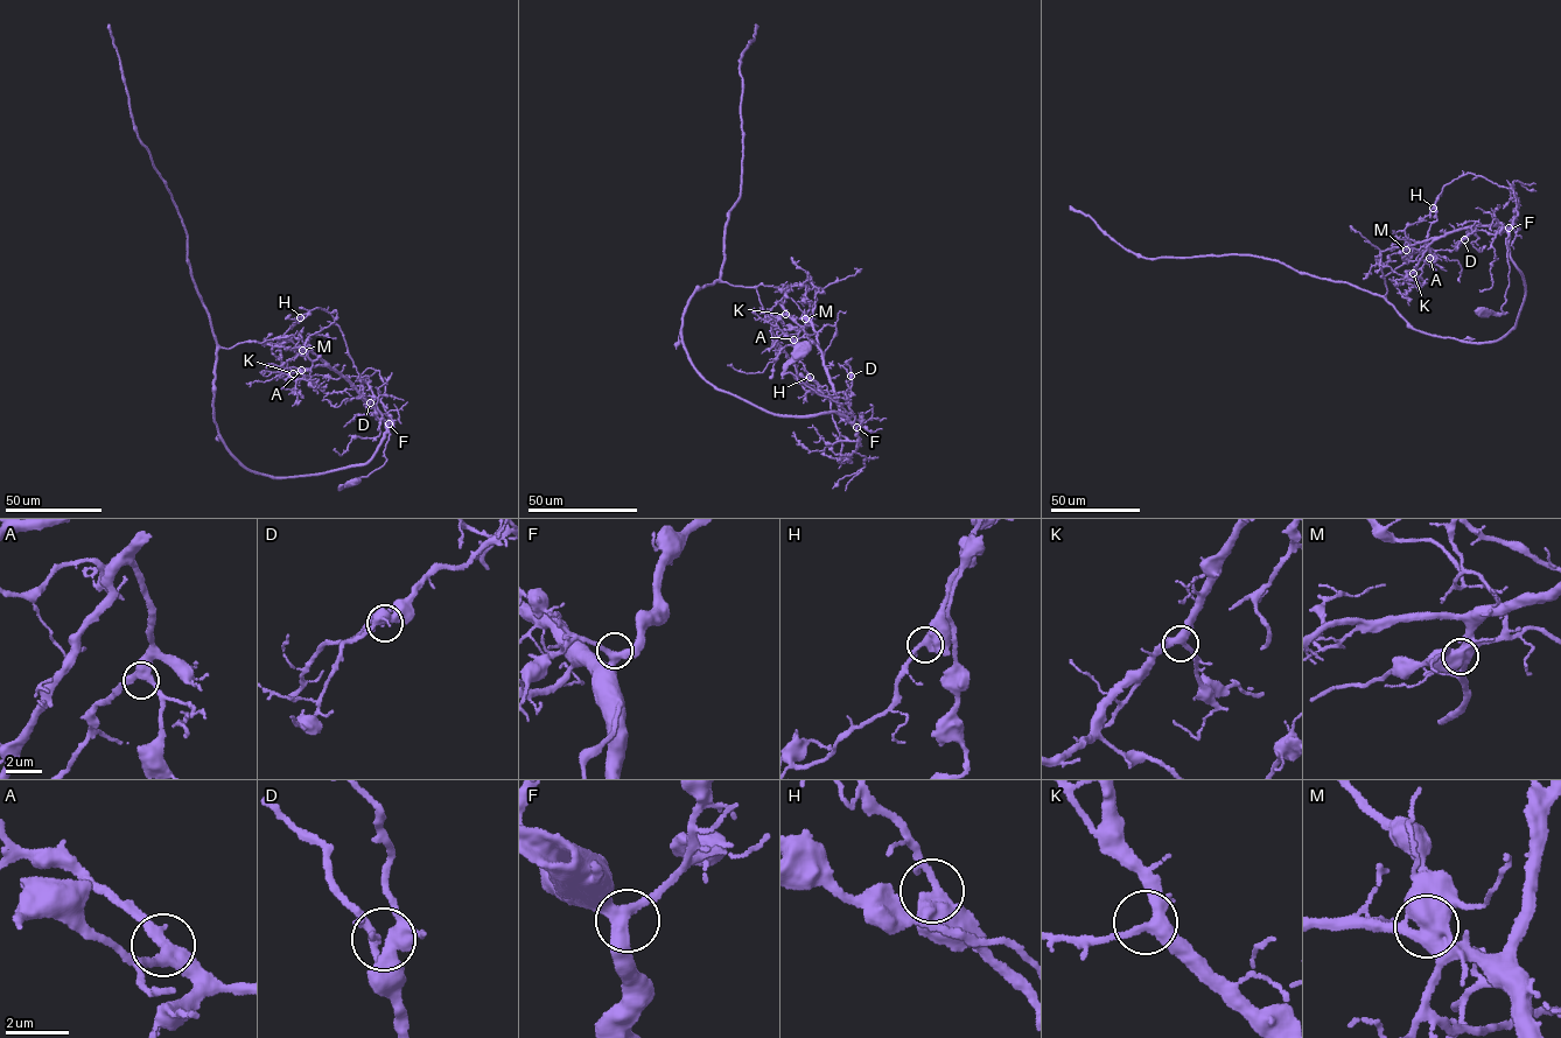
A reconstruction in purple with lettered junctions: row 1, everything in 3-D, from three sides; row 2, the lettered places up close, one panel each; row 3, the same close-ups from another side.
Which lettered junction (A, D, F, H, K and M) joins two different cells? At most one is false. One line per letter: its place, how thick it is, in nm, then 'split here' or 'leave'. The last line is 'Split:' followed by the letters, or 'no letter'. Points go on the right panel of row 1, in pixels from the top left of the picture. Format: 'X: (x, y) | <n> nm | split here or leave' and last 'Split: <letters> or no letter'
A: (1429, 258) | 400 nm | leave
D: (1464, 239) | 400 nm | leave
F: (1509, 228) | 380 nm | leave
H: (1433, 208) | 360 nm | leave
K: (1413, 273) | 360 nm | leave
M: (1406, 250) | 550 nm | leave
Split: no letter

